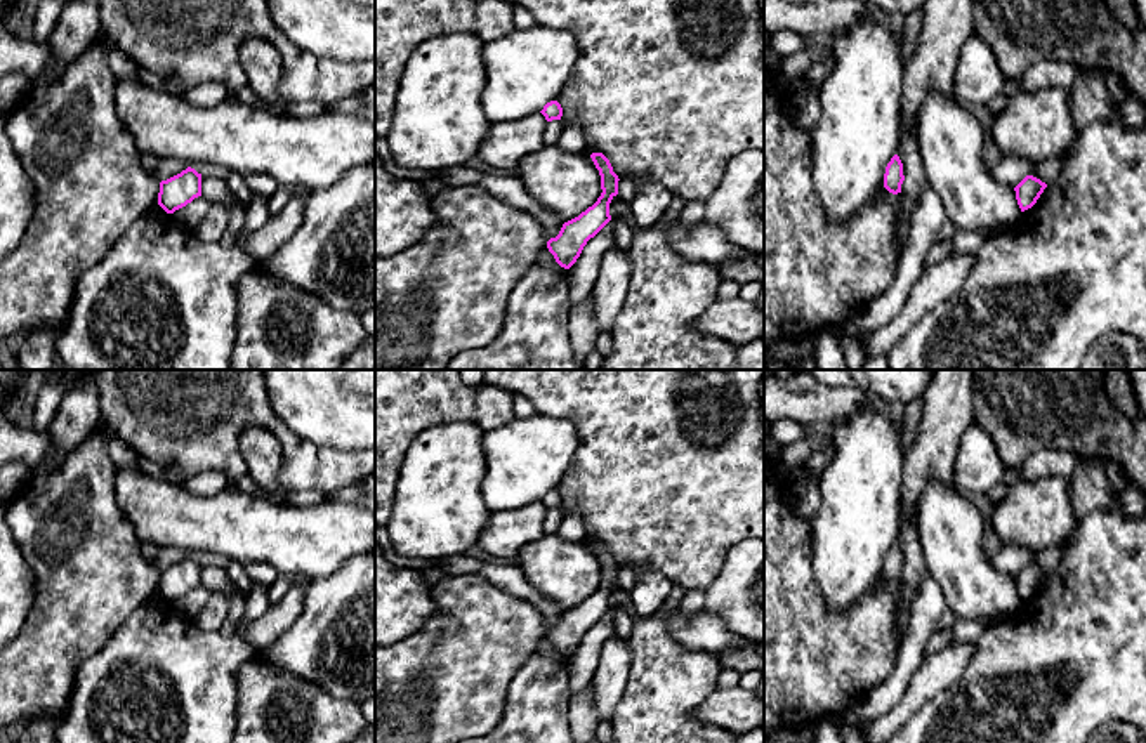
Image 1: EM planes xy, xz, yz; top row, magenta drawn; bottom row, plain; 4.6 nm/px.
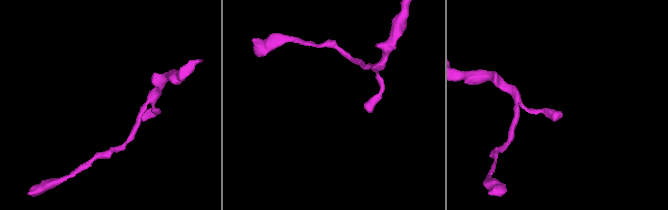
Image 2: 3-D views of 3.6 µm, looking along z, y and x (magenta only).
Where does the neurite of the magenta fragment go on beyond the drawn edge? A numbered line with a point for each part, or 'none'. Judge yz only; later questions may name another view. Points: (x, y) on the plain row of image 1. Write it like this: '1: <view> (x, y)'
none

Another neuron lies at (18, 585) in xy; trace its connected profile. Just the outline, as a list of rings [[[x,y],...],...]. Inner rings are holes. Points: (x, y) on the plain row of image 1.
[[[0,502],[0,649],[19,634],[36,592],[35,573],[5,523],[9,502]]]

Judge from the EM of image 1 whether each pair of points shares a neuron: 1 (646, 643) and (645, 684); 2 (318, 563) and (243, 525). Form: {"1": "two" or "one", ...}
{"1": "one", "2": "one"}

